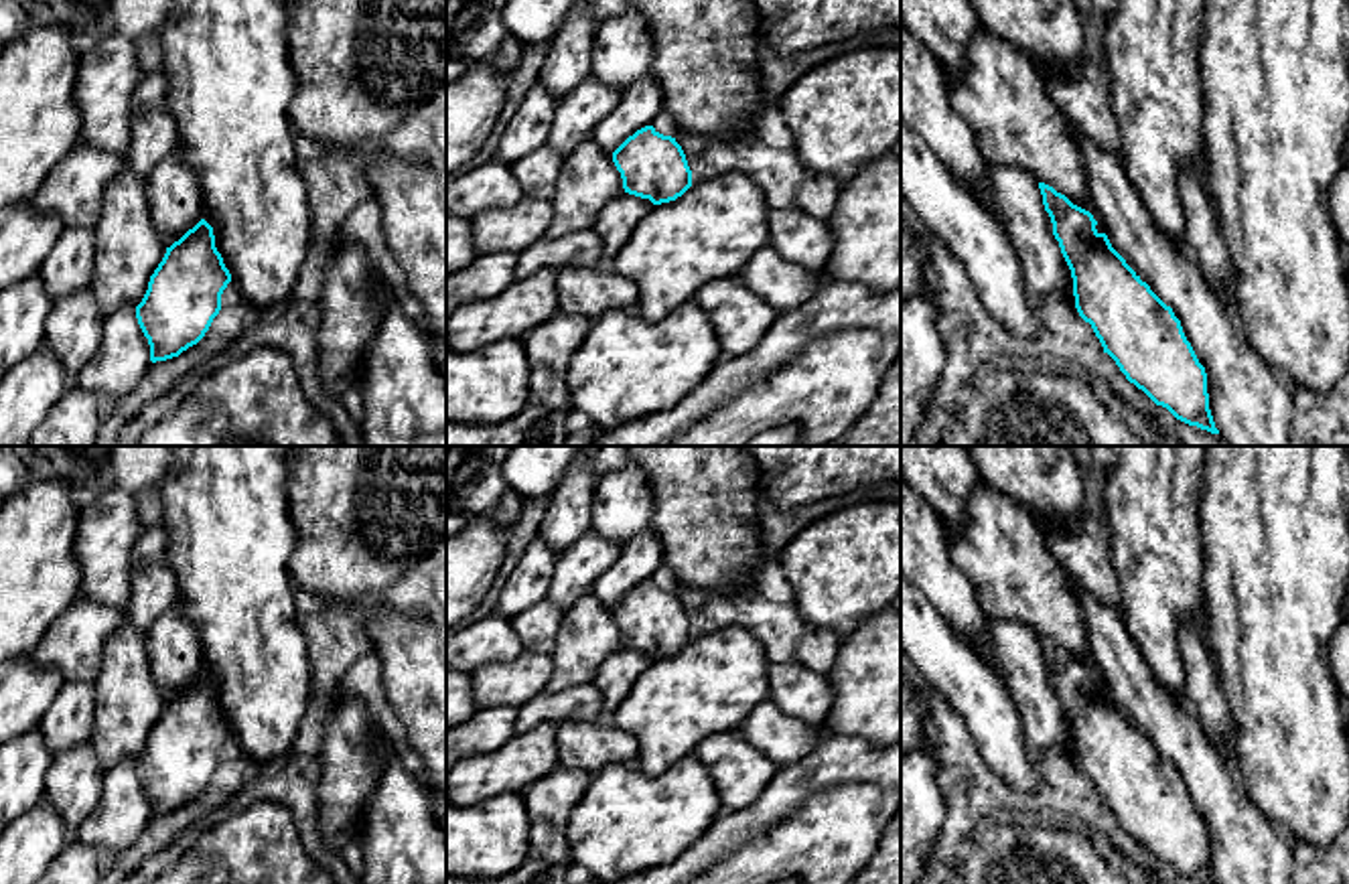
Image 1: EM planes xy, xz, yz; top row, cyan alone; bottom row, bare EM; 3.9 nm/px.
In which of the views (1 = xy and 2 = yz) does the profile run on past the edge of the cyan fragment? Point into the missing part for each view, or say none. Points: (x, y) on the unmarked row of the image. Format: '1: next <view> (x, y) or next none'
1: next none
2: next none

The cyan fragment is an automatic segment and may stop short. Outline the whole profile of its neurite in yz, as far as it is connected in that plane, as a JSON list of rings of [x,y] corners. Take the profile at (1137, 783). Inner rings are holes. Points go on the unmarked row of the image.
[[[1039,637],[1053,689],[1071,724],[1079,770],[1130,837],[1177,874],[1217,884],[1207,827],[1181,775],[1095,683],[1093,669]]]

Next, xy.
[[[205,673],[166,702],[136,760],[152,817],[179,811],[205,791],[229,736],[231,728]]]

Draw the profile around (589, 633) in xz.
[[[586,592],[562,616],[552,651],[554,669],[542,693],[519,708],[515,726],[542,722],[602,720],[602,695],[594,675],[609,655],[625,647],[613,606]]]

